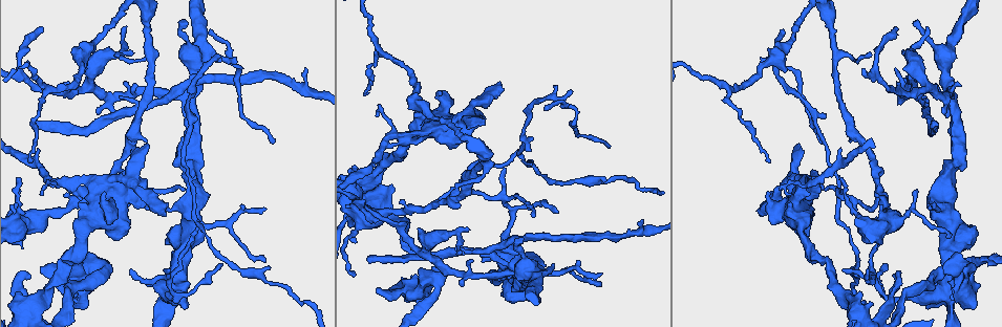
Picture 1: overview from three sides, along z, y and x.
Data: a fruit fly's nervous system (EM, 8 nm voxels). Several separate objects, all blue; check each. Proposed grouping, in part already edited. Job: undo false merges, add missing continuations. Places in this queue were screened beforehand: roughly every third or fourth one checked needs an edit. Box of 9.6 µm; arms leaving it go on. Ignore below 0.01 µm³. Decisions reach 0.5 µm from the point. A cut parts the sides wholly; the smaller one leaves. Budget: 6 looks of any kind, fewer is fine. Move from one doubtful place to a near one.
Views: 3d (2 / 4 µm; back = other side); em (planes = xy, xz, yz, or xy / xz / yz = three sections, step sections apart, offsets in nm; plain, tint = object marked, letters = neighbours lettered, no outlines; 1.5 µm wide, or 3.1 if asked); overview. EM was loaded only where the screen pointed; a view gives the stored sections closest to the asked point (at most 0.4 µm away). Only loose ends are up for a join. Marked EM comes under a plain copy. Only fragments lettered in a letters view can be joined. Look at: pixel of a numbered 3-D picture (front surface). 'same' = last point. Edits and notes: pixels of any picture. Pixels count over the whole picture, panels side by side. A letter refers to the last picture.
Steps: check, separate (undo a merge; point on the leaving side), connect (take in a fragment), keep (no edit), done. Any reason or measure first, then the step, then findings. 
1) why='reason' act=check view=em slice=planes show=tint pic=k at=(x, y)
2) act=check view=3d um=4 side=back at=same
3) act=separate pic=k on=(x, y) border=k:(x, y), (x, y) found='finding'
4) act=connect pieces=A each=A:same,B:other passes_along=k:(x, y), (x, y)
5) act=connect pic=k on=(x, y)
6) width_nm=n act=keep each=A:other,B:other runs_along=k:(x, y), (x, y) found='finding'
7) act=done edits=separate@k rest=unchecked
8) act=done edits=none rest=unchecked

act=check view=em slice=planes show=letters pic=1 at=(369, 258)

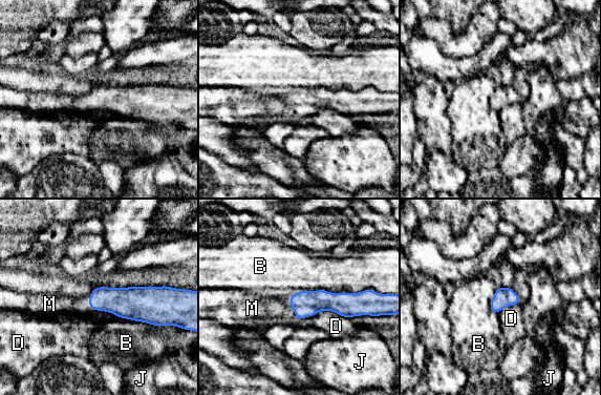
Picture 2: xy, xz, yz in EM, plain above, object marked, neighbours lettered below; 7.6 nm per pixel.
longest_contact=B:550nm act=connect pieces=M each=B:other,D:other,J:other,M:same passes_along=2:(305, 304), (290, 303), (258, 308) found='the cell continues'

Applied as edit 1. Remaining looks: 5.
why='thick turns thin' act=check view=em slice=planes show=letters pic=1 at=(39, 217)

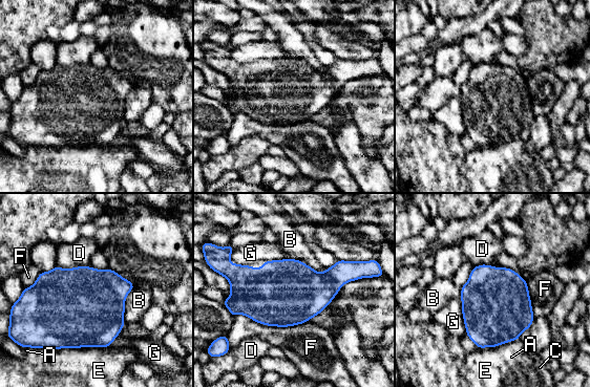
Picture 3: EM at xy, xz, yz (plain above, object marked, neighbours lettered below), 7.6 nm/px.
width_nm=500 act=keep each=A:other,B:other,C:other,D:other,E:other,F:other,G:other border=3:(56, 264), (64, 269), (89, 266) found='one cell here'

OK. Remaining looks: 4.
why='tapers out' act=check view=em slice=xy step=8 show=letters pic=1 at=(601, 272)

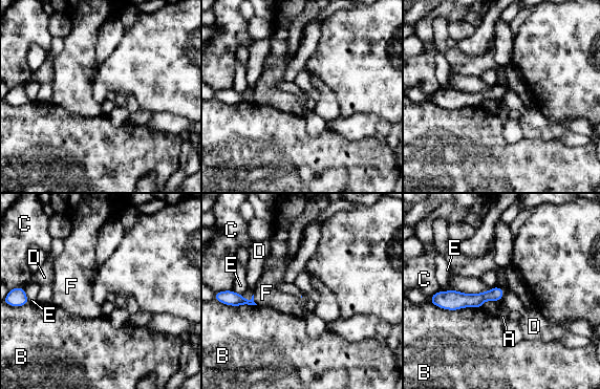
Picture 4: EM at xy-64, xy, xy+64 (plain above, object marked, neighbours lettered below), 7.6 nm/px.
act=check view=em slice=planes show=letters at=same

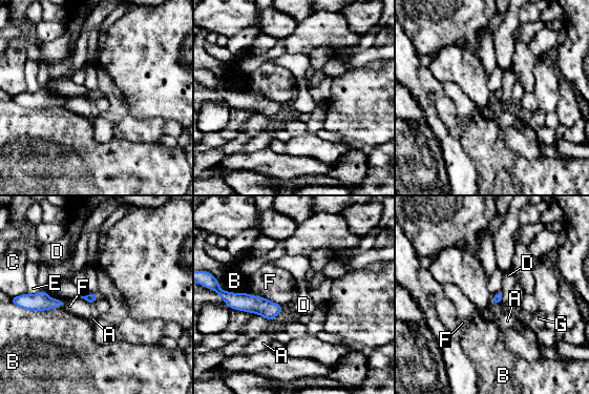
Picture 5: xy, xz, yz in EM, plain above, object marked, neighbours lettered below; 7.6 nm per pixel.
act=keep each=A:other,B:other,C:other,D:other,E:other,F:other,G:other runs_along=5:(232, 295), (238, 302), (279, 308) found='none of them fits'

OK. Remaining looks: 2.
act=done edits=connect@2 rest=unchecked

